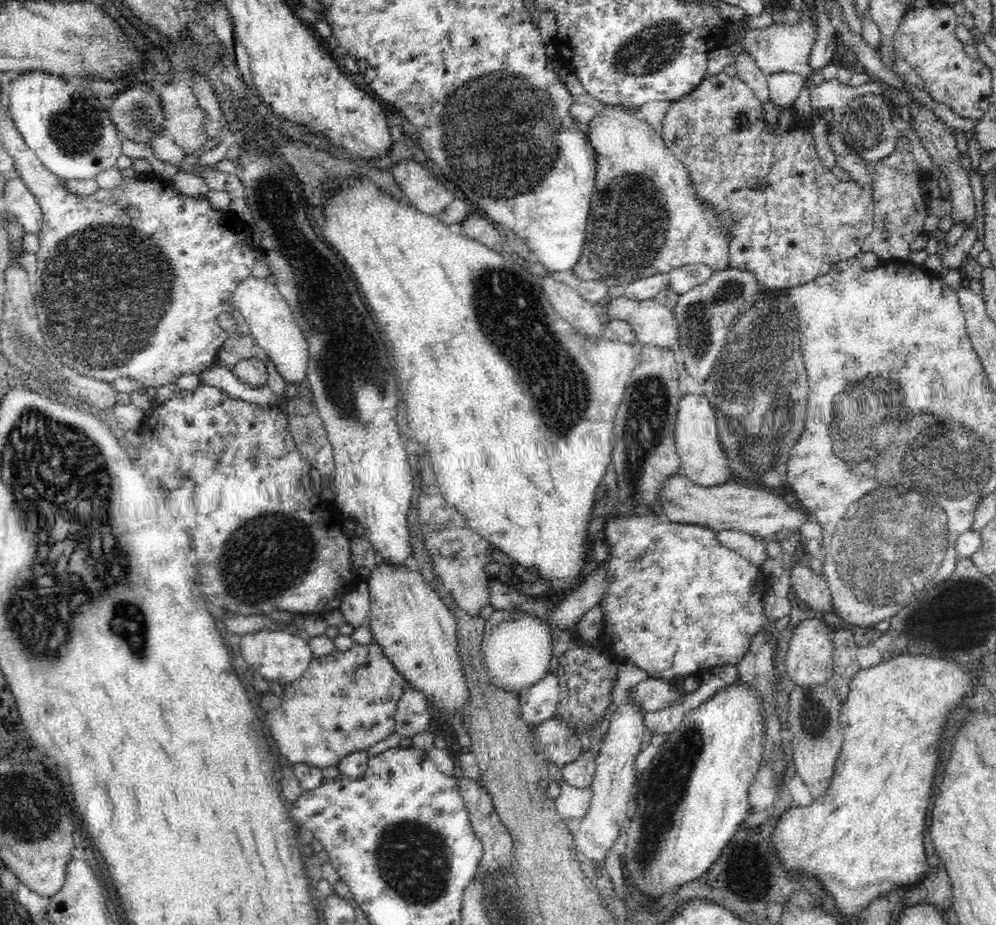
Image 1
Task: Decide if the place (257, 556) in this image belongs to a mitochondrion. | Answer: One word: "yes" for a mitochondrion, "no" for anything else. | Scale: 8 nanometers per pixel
yes

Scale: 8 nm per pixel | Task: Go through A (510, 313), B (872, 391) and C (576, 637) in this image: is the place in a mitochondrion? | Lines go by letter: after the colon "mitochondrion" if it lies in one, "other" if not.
A: mitochondrion
B: mitochondrion
C: other

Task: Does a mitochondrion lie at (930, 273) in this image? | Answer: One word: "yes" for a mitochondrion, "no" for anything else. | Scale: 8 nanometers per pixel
no

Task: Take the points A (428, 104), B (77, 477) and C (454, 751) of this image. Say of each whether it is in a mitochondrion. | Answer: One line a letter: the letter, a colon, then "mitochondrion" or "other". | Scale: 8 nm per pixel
A: other
B: mitochondrion
C: other

